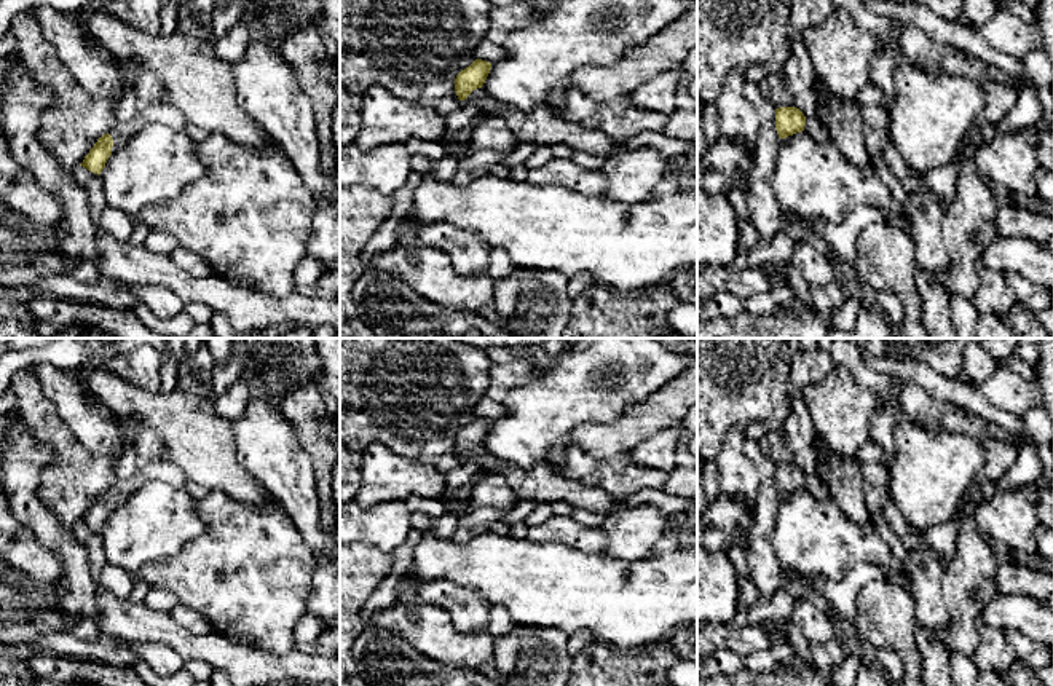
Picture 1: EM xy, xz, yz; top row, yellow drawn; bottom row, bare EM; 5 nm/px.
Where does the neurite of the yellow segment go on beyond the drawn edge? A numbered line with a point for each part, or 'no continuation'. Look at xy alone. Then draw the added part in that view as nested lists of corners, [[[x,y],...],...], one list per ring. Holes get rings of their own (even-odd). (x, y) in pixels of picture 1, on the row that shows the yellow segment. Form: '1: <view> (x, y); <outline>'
1: xy (166, 114); [[[163,102],[160,105],[145,108],[144,112],[137,113],[124,123],[116,123],[108,132],[113,139],[112,153],[120,150],[129,139],[139,134],[145,126],[156,121],[169,124],[171,128],[182,132],[187,131],[187,118],[183,116],[183,113],[172,104]]]

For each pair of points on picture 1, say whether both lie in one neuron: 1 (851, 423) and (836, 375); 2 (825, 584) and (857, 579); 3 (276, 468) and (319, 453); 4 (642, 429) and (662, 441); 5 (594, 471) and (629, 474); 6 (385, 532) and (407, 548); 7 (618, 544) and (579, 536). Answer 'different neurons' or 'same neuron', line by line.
1: same neuron
2: same neuron
3: different neurons
4: different neurons
5: same neuron
6: different neurons
7: different neurons

